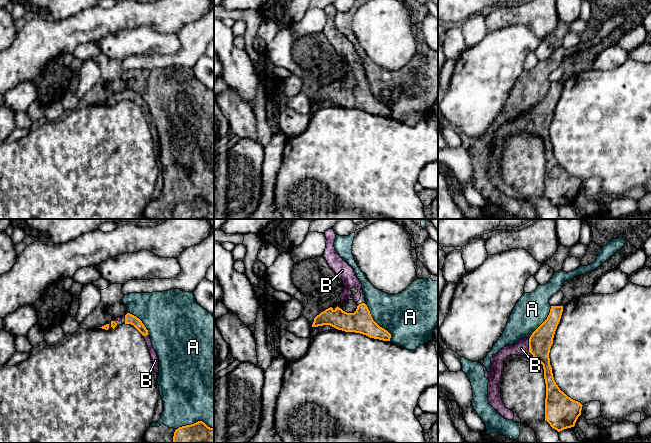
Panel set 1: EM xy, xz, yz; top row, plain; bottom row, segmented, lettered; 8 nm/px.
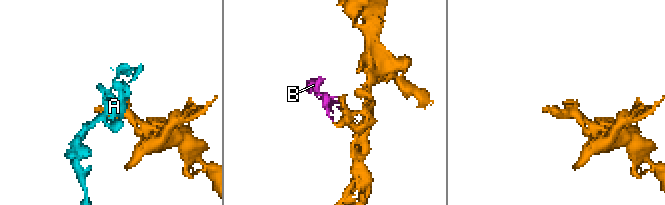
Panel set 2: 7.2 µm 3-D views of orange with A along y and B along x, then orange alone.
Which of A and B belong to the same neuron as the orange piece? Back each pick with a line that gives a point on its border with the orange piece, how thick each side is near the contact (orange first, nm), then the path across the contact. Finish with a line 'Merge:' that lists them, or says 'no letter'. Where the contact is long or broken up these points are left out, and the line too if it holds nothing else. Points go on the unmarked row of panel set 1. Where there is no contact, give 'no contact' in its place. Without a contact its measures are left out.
B: meets orange in yz at (529, 123); 190 nm thick on the orange side, 120 nm on the other; runs through yz (541, 116), (535, 122), (529, 123), (521, 124)
Merge: B

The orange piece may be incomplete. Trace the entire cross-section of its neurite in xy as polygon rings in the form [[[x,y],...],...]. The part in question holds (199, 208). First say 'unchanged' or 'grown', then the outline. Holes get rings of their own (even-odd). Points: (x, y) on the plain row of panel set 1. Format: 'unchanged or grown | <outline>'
unchanged | [[[198,197],[191,201],[179,203],[173,212],[174,219],[214,219],[214,204]]]

